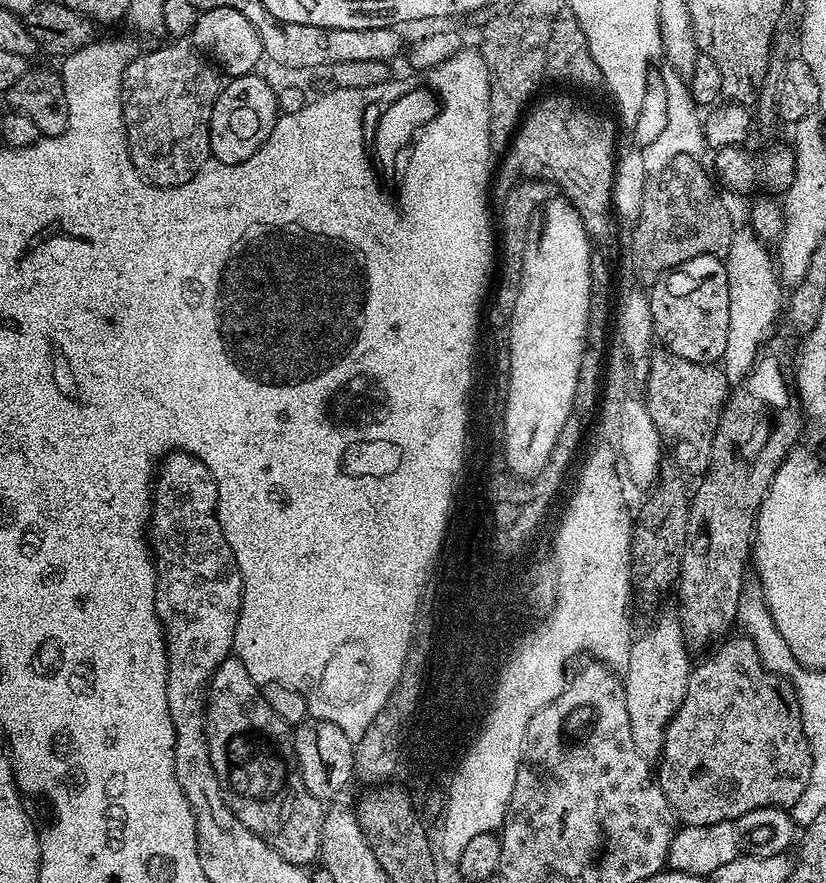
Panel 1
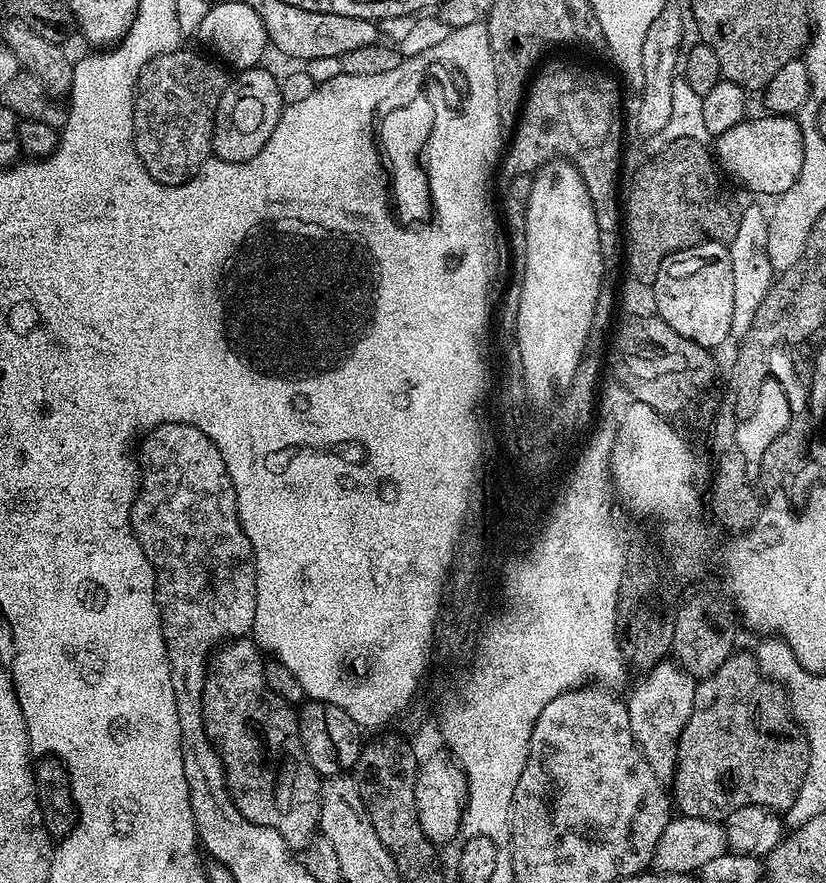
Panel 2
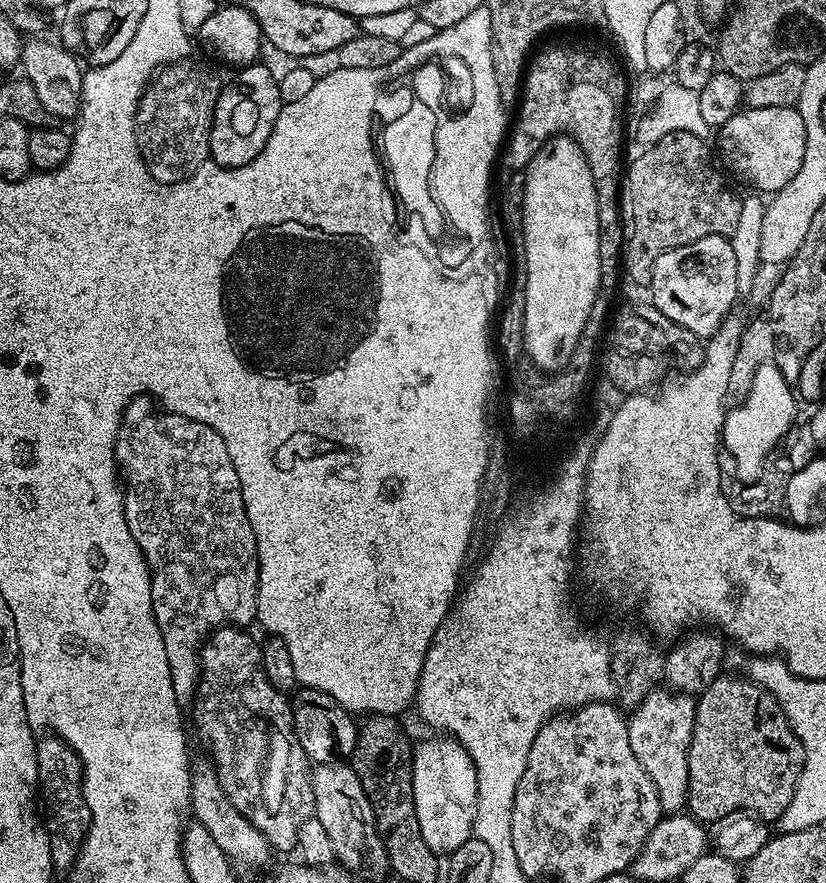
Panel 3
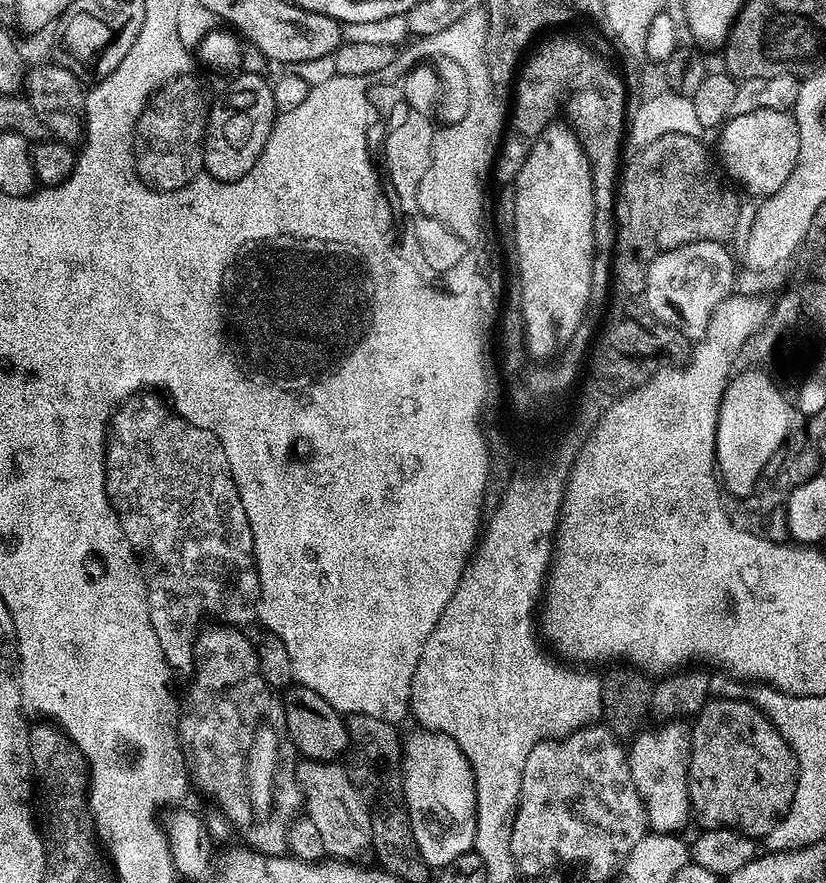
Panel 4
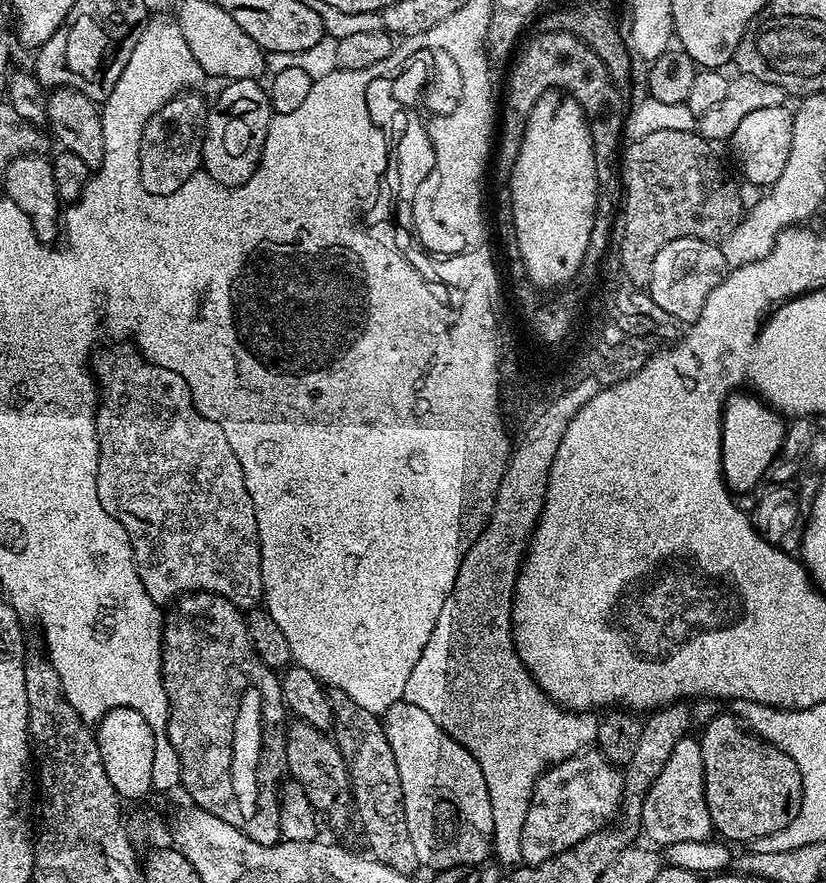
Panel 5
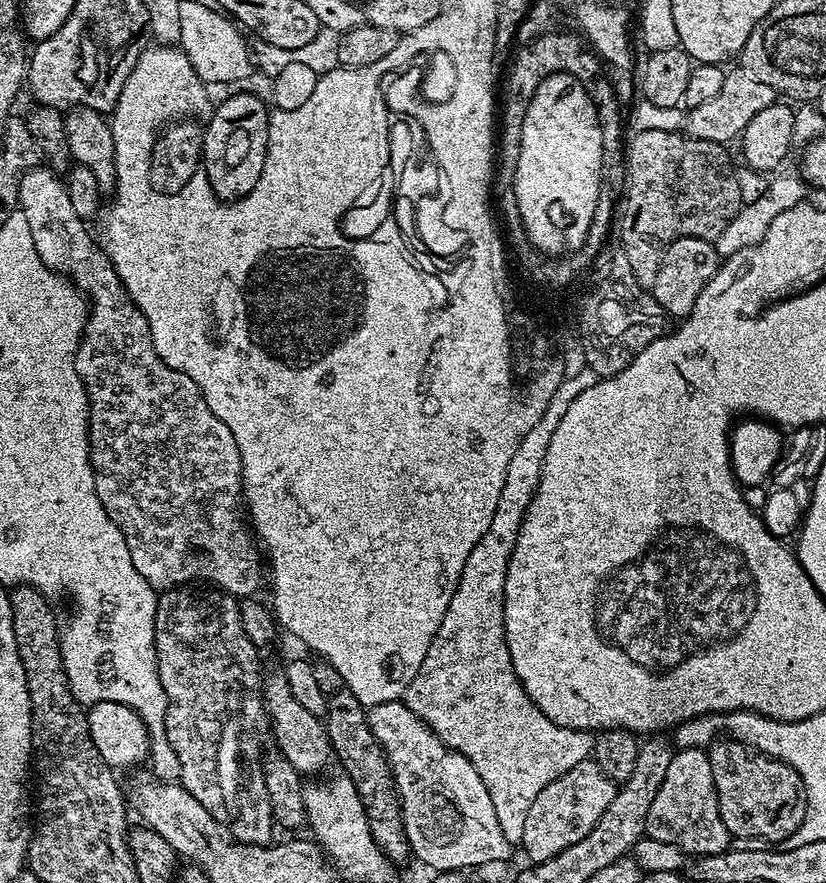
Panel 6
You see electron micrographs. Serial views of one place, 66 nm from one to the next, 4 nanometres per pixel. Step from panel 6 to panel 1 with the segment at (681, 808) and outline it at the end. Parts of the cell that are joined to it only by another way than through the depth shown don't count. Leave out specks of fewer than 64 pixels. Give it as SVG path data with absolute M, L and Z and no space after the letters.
M676 614L658 617L640 637L632 640L630 662L622 676L626 694L626 714L630 714L630 734L634 734L634 746L638 746L644 759L649 762L659 757L660 751L664 748L664 735L668 729L668 723L686 698L686 686L690 675L688 655L690 655L690 649L684 638L684 627Z

